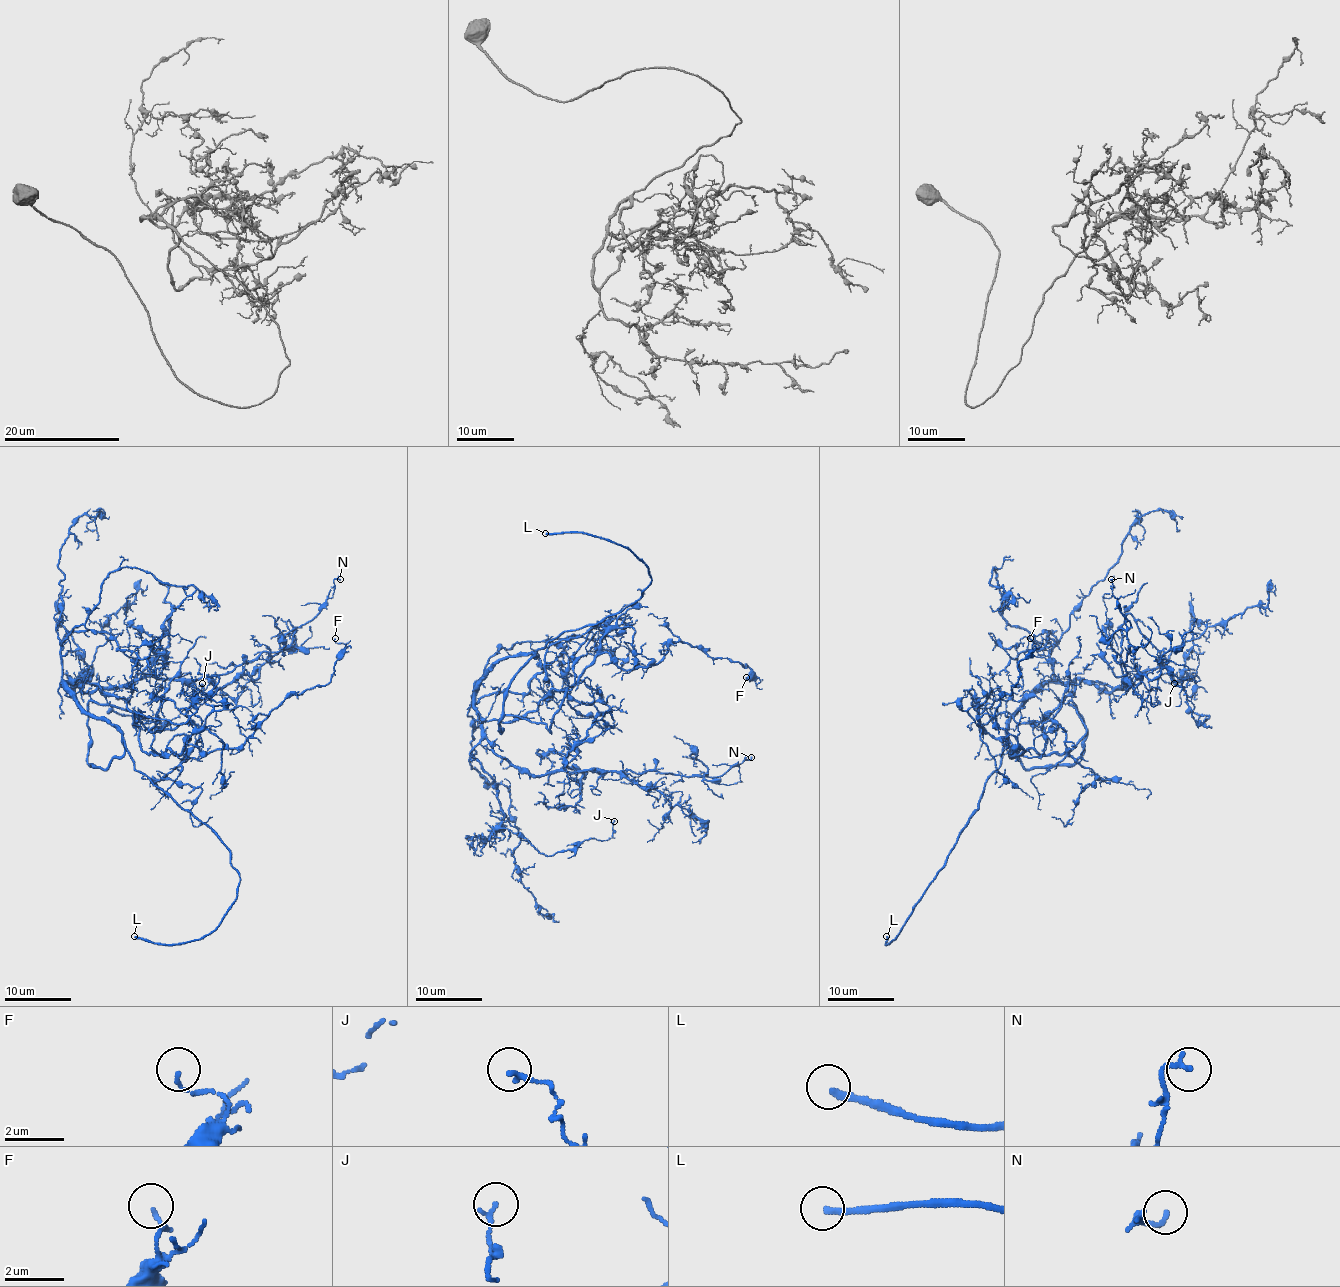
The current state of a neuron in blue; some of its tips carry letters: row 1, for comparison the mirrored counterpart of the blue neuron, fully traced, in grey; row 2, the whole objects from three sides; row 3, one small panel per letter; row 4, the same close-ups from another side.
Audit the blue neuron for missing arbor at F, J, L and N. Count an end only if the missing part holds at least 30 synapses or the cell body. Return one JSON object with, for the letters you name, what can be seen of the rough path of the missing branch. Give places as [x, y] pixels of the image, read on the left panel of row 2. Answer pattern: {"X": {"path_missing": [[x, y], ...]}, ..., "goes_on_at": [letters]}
{"goes_on_at": ["L"]}

